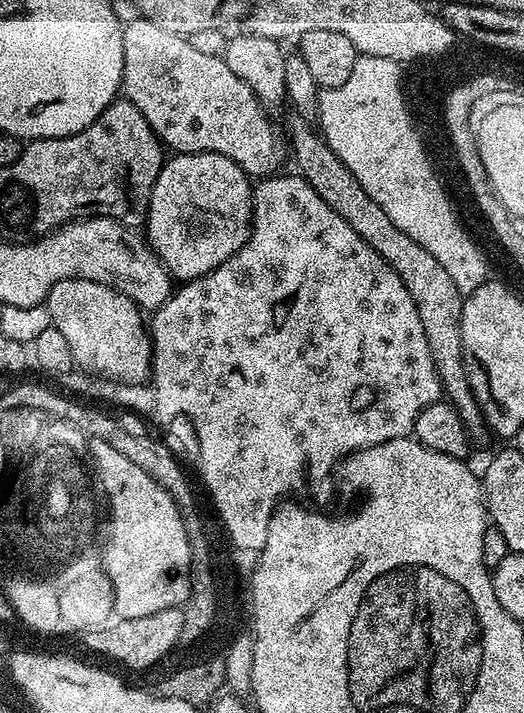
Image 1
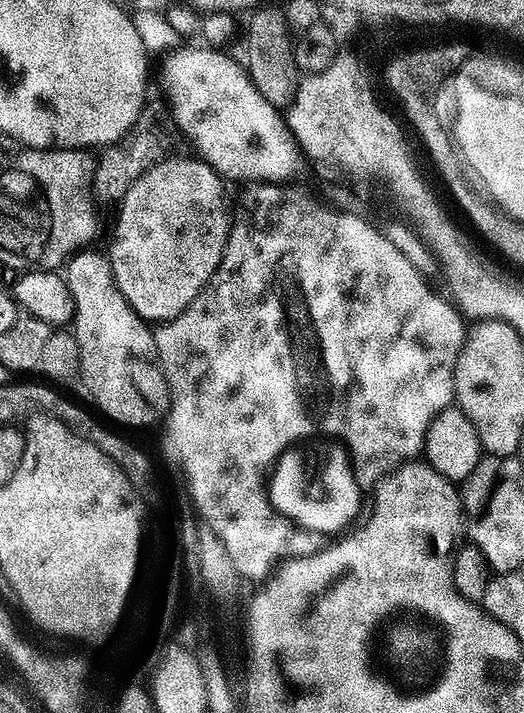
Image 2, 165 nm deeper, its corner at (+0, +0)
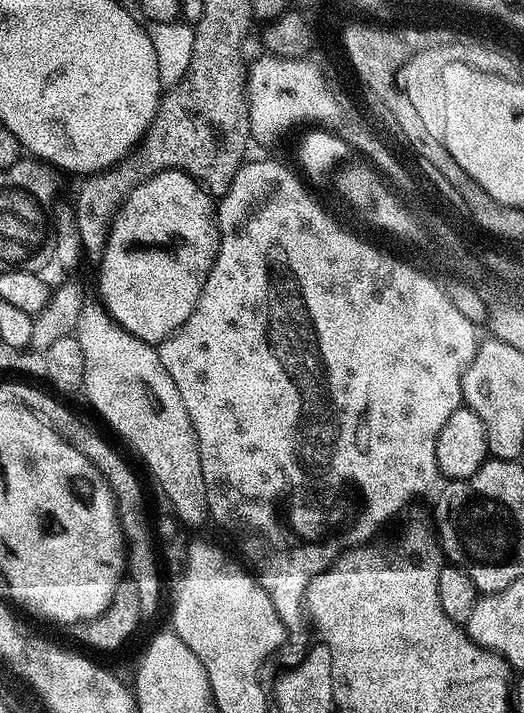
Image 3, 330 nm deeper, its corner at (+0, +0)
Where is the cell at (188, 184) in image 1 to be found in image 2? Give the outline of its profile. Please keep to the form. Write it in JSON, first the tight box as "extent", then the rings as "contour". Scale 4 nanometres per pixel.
{"extent":[106,159,234,322],"contour":[[[160,159],[130,186],[130,190],[126,190],[124,199],[118,204],[116,237],[106,255],[112,262],[112,276],[118,290],[122,290],[132,309],[149,322],[173,320],[182,314],[216,273],[228,245],[234,216],[230,208],[228,212],[228,200],[224,197],[225,181],[203,159],[191,159]]]}

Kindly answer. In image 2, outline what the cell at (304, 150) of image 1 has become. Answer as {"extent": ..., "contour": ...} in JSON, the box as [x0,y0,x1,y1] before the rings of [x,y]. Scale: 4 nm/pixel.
{"extent":[246,6,302,110],"contour":[[[262,6],[255,9],[251,16],[248,24],[248,62],[246,61],[248,76],[259,93],[266,98],[266,102],[270,102],[276,109],[287,110],[296,100],[302,73],[296,65],[294,40],[290,35],[285,13],[279,7]]]}

